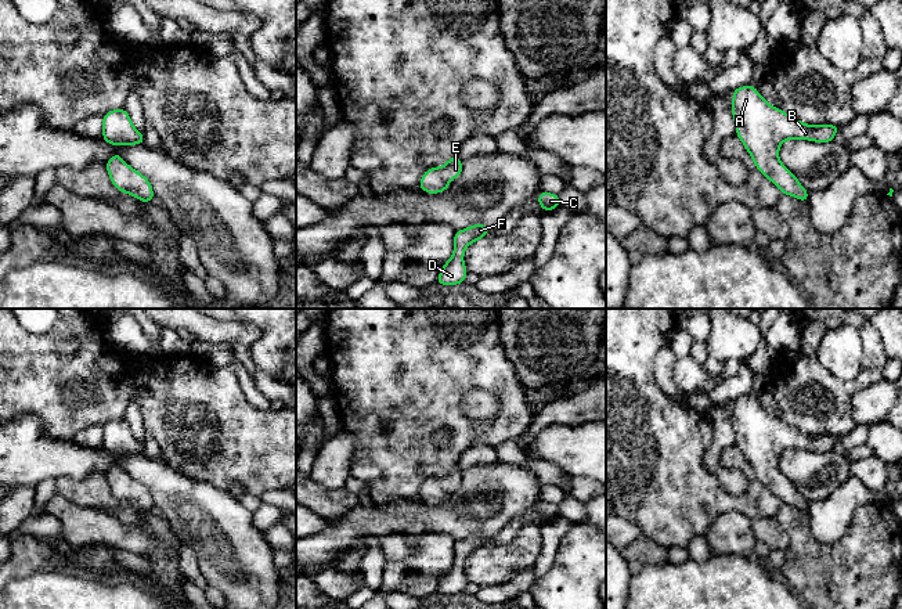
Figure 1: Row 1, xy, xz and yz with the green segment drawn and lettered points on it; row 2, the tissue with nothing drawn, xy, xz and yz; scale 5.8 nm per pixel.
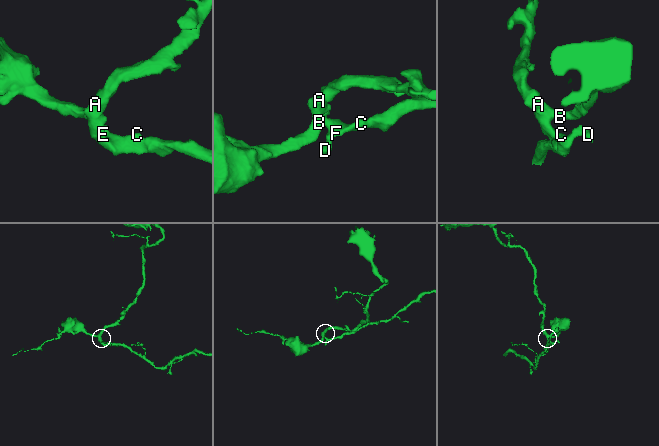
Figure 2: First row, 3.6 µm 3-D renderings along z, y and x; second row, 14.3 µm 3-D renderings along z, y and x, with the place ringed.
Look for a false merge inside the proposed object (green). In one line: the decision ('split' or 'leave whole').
leave whole

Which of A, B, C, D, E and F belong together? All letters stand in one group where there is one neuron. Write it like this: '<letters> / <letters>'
A B C D E F

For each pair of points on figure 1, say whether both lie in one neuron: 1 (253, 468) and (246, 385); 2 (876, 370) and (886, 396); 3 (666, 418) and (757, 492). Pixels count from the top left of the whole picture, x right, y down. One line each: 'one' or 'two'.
1: two
2: two
3: one

